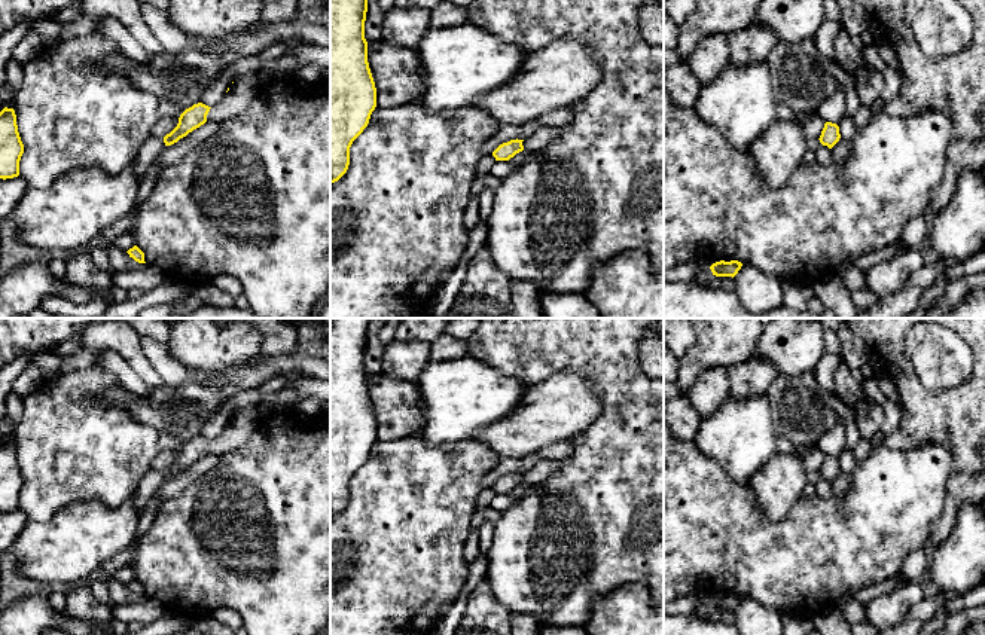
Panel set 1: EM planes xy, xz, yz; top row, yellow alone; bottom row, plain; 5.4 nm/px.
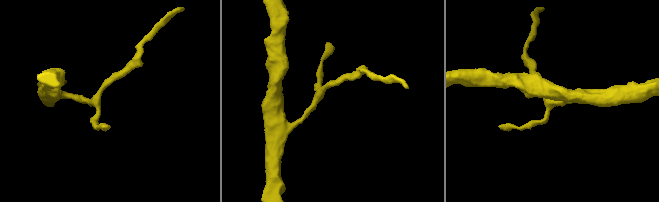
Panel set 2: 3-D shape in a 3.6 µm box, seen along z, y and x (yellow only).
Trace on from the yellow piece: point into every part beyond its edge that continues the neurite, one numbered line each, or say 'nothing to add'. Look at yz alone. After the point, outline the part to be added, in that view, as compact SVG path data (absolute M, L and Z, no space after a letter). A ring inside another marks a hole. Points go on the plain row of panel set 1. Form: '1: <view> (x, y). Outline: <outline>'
nothing to add

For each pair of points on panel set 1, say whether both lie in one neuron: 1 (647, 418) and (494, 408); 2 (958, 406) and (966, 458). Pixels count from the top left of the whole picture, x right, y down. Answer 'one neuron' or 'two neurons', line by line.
1: two neurons
2: one neuron

